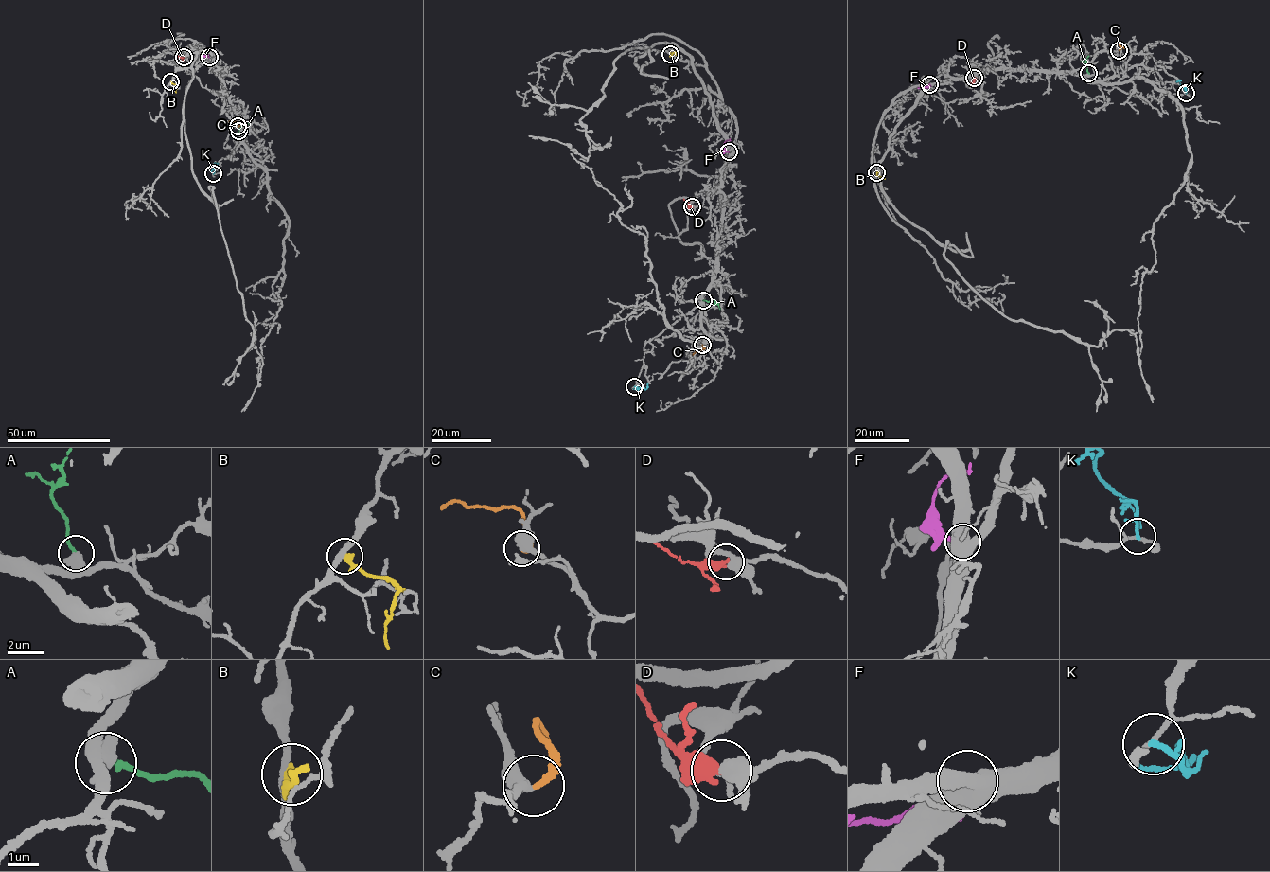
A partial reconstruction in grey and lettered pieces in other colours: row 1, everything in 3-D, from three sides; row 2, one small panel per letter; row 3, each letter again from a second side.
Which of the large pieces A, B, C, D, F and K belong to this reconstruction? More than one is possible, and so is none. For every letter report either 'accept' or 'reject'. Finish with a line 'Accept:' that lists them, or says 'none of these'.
A: reject
B: reject
C: reject
D: reject
F: reject
K: reject
Accept: none of these

